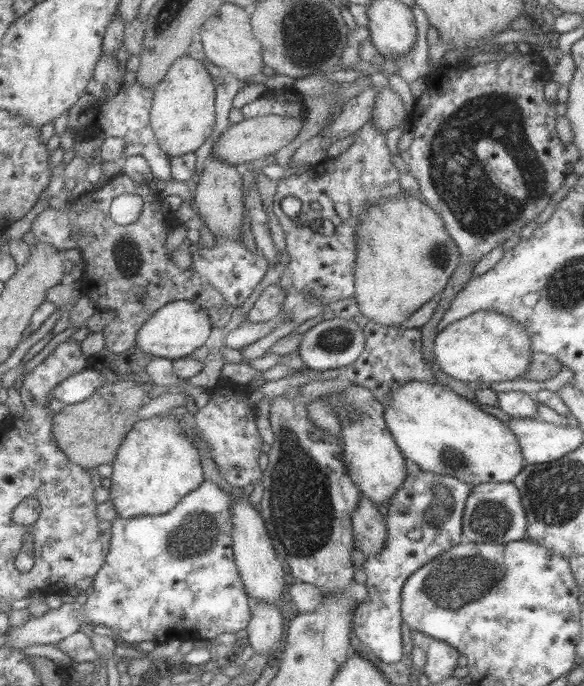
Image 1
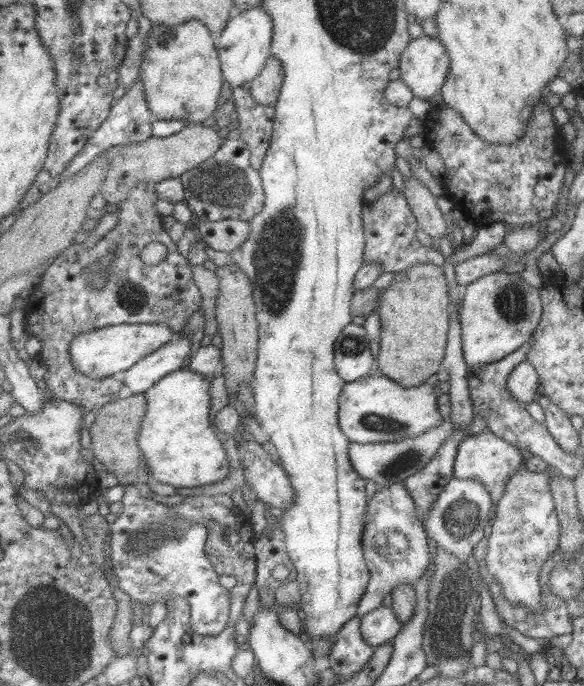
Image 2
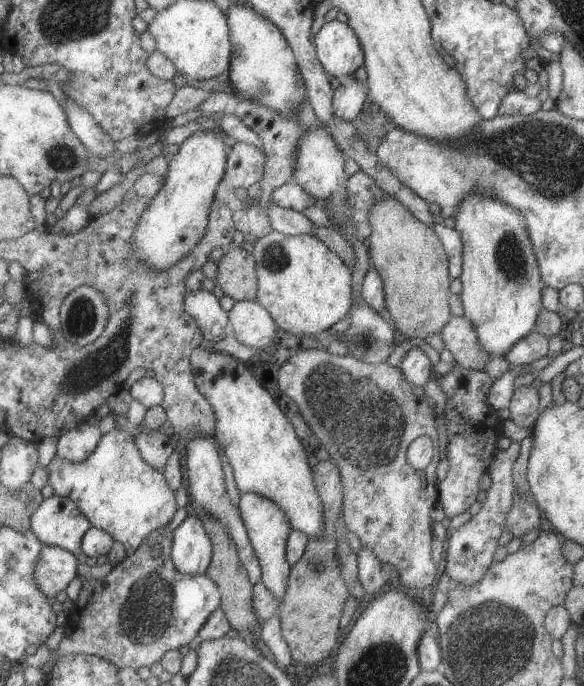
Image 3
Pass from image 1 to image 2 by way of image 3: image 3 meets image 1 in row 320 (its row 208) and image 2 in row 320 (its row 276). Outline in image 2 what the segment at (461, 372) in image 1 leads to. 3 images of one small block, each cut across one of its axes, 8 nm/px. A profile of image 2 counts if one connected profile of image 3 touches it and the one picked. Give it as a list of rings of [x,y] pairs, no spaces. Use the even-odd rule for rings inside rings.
[[[497,271],[466,284],[459,311],[465,365],[475,368],[497,362],[531,340],[542,314],[539,296],[539,289],[527,284],[520,272]]]

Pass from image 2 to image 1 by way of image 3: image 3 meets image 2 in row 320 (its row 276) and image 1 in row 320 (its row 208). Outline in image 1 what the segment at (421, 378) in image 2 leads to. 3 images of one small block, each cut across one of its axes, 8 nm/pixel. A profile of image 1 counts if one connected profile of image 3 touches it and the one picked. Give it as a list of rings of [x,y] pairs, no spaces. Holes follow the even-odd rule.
[[[404,191],[394,198],[372,204],[362,214],[358,228],[358,269],[356,298],[362,316],[383,326],[400,327],[421,306],[434,299],[460,262],[458,248],[444,229],[439,215],[416,195]]]

